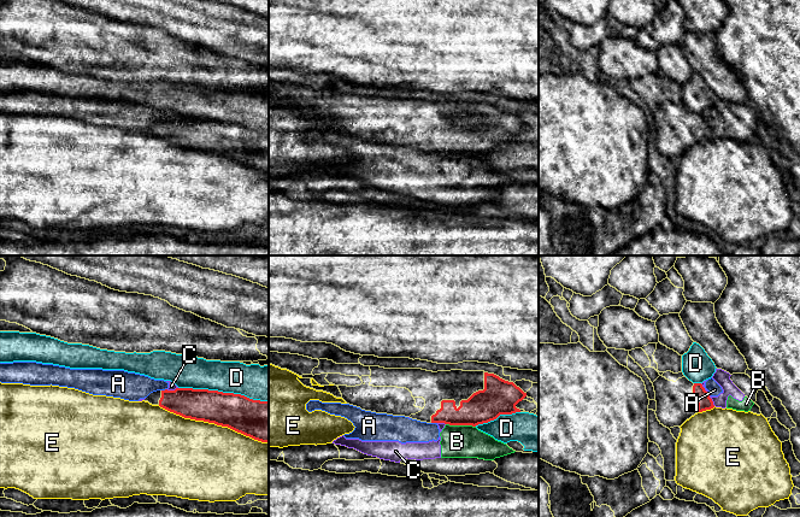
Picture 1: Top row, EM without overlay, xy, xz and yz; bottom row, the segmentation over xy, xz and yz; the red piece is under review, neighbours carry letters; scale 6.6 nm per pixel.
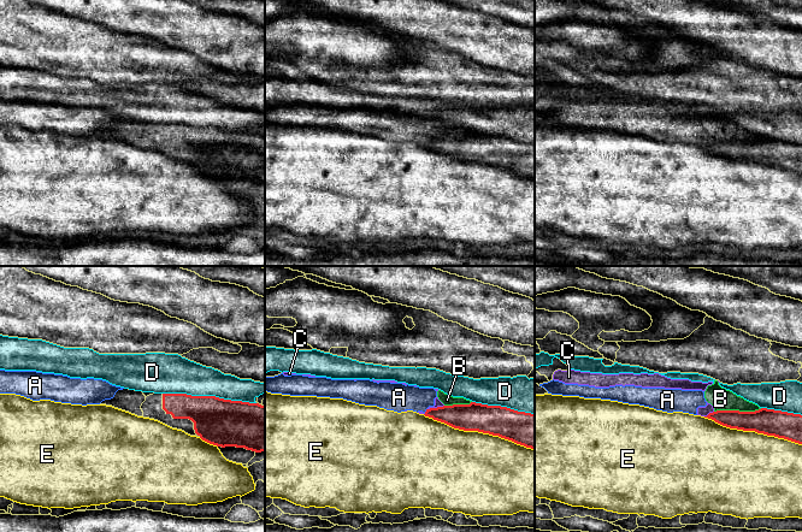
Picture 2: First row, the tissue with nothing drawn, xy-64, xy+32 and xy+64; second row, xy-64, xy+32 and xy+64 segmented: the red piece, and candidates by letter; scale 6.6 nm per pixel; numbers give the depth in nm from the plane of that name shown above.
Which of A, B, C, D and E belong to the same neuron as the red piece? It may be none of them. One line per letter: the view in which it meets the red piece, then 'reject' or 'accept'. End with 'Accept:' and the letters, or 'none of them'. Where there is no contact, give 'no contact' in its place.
A: contact in xy; reject
B: contact in xz; reject
C: contact in yz; reject
D: contact in xy; reject
E: contact in xy; reject
Accept: none of them

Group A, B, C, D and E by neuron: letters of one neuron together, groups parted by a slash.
A B C / D / E

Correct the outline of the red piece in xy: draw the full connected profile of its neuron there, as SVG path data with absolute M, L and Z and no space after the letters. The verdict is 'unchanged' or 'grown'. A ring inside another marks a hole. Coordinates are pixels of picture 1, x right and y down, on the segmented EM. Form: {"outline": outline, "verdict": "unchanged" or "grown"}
{"outline": "M208 389L157 390L145 401L184 418L228 427L261 442L269 442L269 401Z", "verdict": "grown"}

